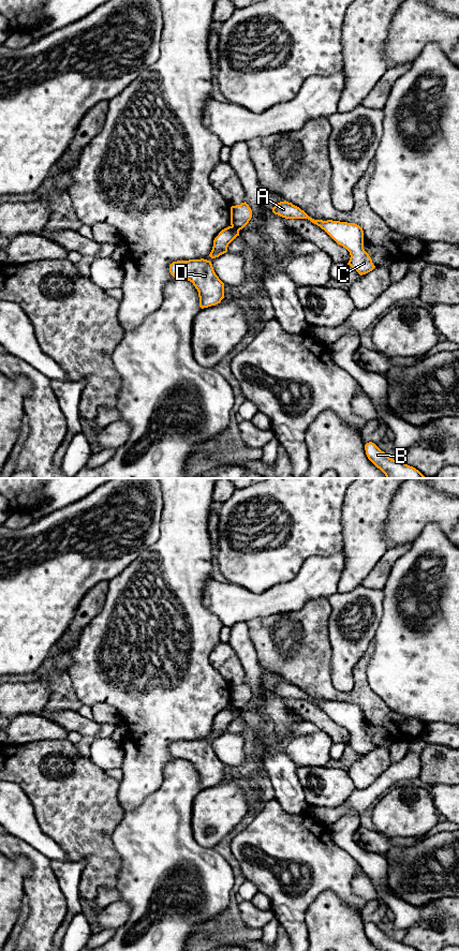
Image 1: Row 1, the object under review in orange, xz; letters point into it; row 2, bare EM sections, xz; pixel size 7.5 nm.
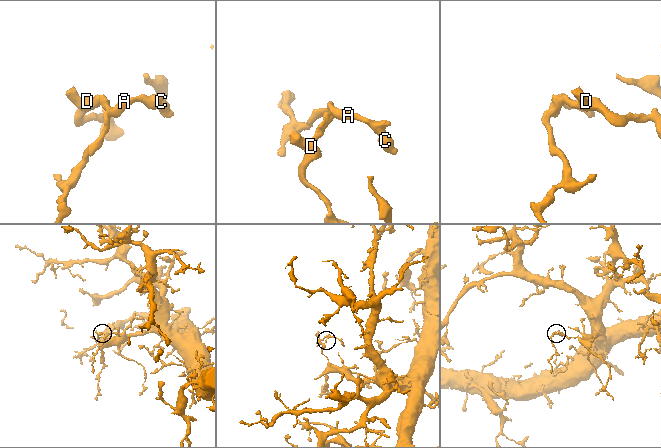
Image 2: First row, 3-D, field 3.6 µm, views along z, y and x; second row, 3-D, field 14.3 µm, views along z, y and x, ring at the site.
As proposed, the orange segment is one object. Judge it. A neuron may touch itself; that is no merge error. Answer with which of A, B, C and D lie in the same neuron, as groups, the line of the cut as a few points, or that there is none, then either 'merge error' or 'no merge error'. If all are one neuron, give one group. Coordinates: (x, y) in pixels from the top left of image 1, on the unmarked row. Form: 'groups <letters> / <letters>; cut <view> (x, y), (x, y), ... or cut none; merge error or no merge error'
groups A C / B D; cut xz (232, 706), (238, 711); merge error

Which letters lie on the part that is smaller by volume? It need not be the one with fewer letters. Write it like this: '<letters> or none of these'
A, C

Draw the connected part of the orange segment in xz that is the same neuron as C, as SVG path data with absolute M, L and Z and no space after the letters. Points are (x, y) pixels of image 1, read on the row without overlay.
M286 681L278 683L272 693L285 699L308 699L324 710L338 725L350 732L350 745L360 756L372 752L375 746L364 729L364 711L355 703L314 700L299 687Z

